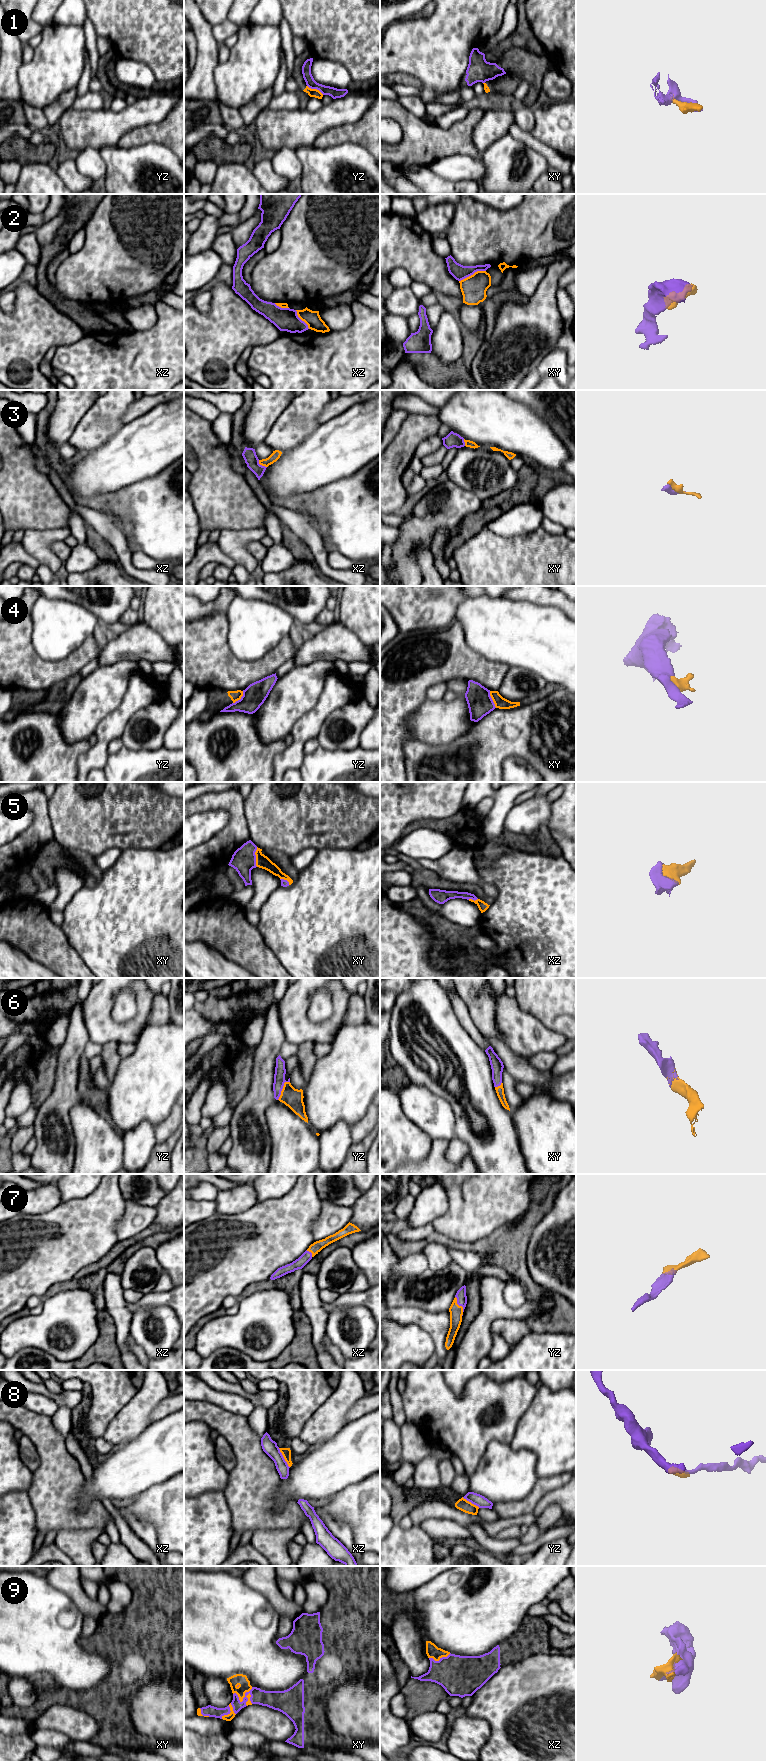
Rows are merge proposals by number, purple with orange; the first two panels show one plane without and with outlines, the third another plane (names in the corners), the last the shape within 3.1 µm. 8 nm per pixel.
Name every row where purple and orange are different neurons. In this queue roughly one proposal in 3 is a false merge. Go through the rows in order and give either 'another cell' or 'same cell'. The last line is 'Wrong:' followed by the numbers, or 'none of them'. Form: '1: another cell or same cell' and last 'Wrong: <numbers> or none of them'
1: another cell
2: another cell
3: same cell
4: another cell
5: same cell
6: same cell
7: same cell
8: another cell
9: same cell
Wrong: 1, 2, 4, 8

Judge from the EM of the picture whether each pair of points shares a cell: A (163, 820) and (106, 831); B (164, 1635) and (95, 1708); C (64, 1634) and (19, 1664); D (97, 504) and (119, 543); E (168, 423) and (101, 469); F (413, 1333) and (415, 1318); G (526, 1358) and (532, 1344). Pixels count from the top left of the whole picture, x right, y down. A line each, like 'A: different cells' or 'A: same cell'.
A: same cell
B: same cell
C: same cell
D: different cells
E: same cell
F: different cells
G: same cell

